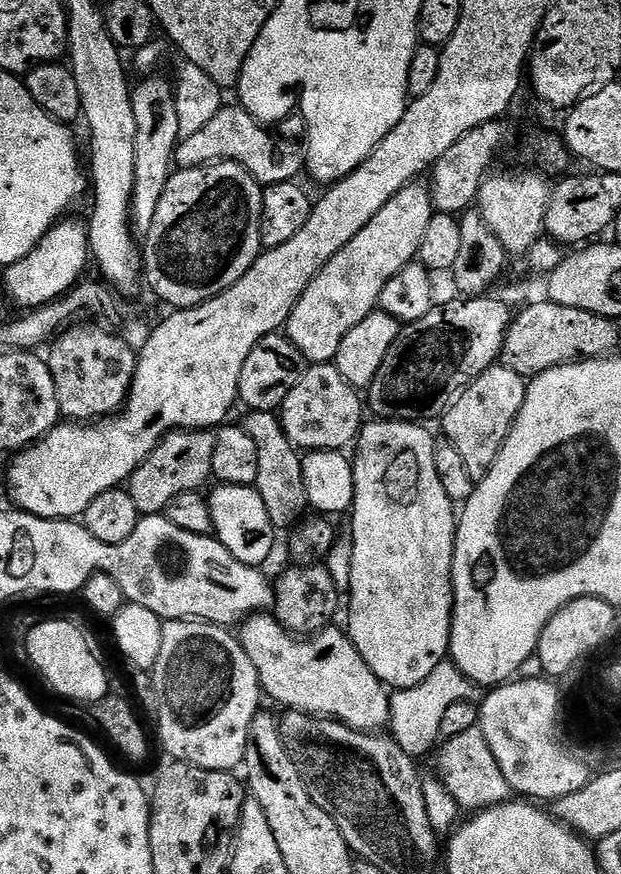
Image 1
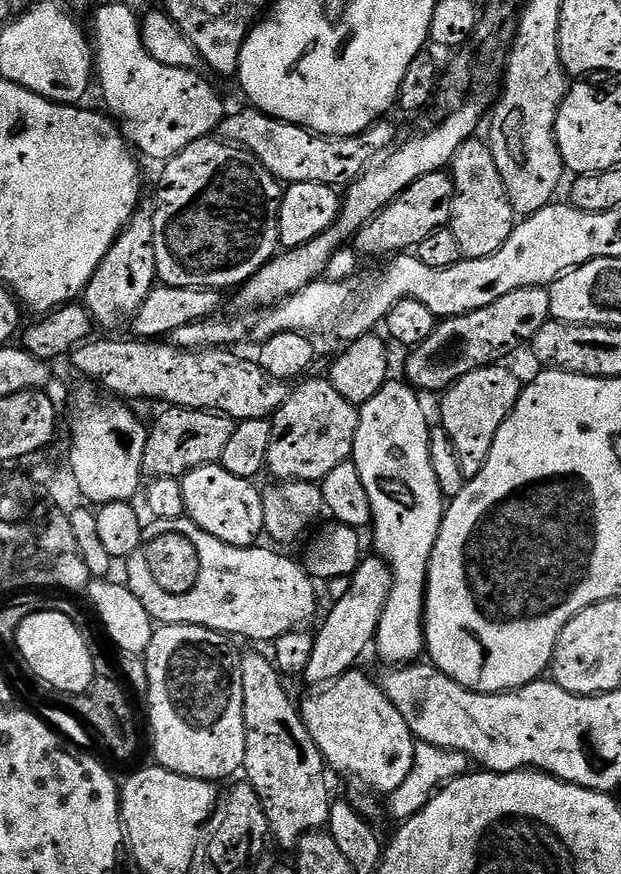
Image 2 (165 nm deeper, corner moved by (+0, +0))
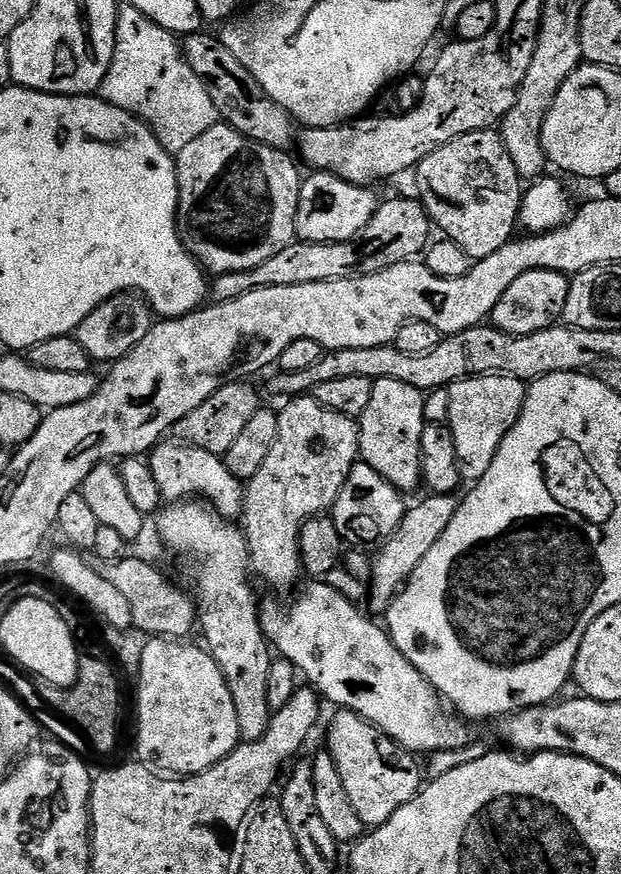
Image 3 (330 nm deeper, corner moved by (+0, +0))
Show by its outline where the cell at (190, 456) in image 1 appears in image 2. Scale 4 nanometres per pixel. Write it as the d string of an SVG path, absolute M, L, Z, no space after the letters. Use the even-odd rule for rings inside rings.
M171 406L165 407L163 411L164 413L148 428L143 471L145 477L182 478L190 470L220 461L222 450L226 450L226 442L230 442L230 434L234 434L237 421L220 412L203 412Z

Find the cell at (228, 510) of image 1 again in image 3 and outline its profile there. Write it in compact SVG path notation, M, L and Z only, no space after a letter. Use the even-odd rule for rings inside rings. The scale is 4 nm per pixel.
M161 442L152 449L147 462L152 468L158 490L162 490L165 502L188 502L199 498L207 502L218 515L232 522L243 513L245 485L230 470L226 470L223 459L206 450L198 450L183 442L168 444Z

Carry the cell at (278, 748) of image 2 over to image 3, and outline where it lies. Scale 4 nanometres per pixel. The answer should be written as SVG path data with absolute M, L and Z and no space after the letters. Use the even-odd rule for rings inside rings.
M204 502L169 503L155 517L154 523L160 531L161 542L174 555L185 556L196 564L194 600L198 605L198 628L201 633L204 631L203 643L230 686L241 741L261 739L272 723L268 695L274 652L260 625L258 600L256 604L252 584L248 581L250 561L244 533Z

